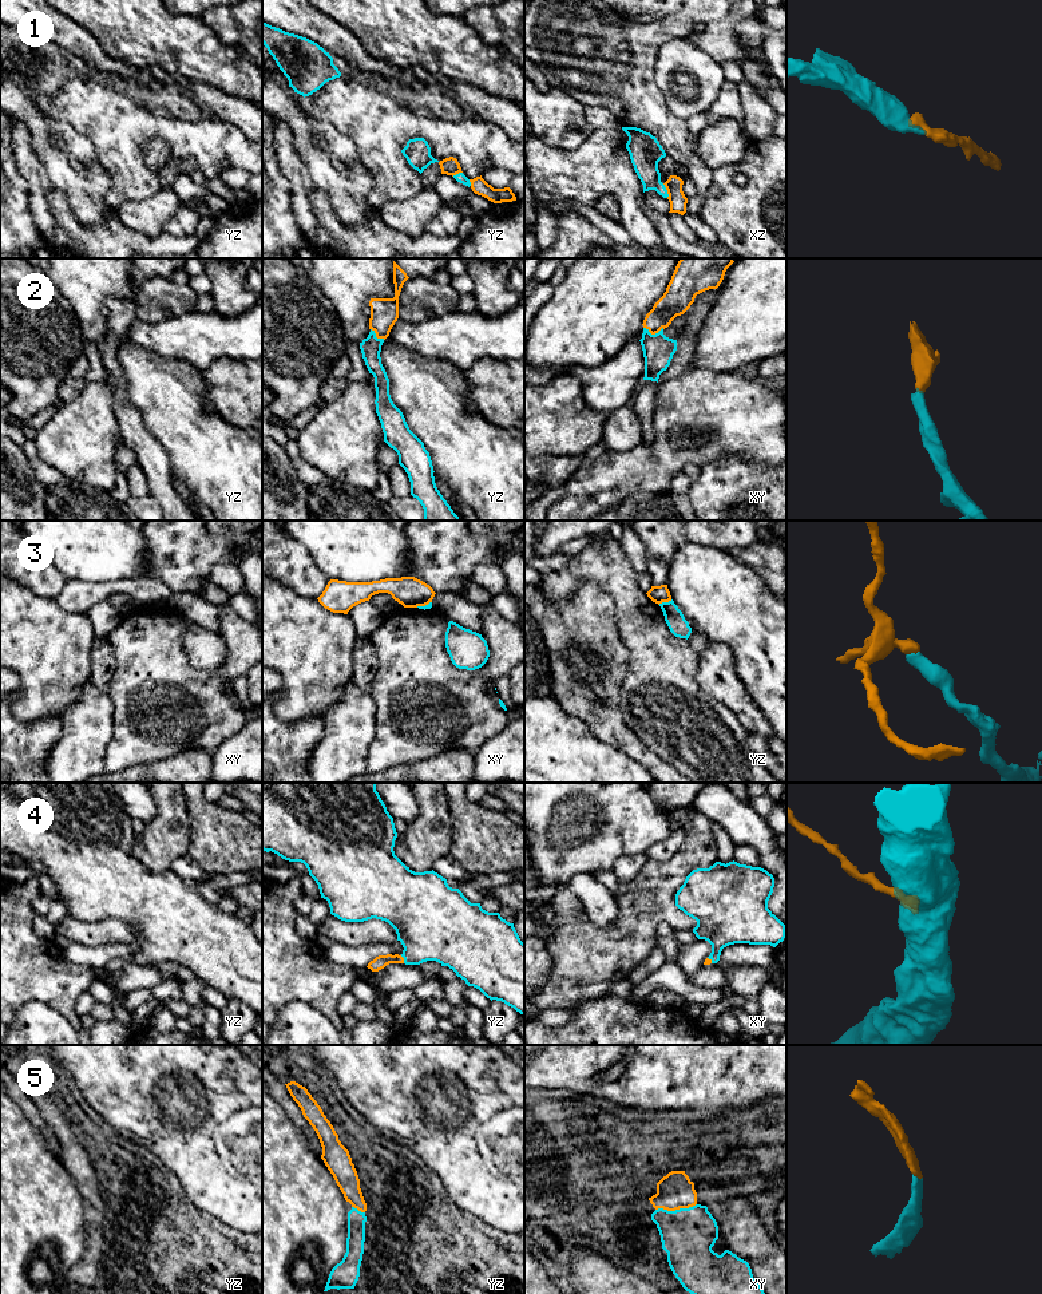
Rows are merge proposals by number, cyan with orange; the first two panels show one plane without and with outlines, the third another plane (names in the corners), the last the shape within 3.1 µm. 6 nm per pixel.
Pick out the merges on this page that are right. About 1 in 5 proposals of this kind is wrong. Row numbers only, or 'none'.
1, 2, 3, 4, 5

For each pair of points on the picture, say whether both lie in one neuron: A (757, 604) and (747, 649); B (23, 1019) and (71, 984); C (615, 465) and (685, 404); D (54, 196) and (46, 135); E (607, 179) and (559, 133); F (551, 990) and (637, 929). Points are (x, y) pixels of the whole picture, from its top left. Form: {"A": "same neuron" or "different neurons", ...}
{"A": "same neuron", "B": "different neurons", "C": "same neuron", "D": "different neurons", "E": "different neurons", "F": "same neuron"}

